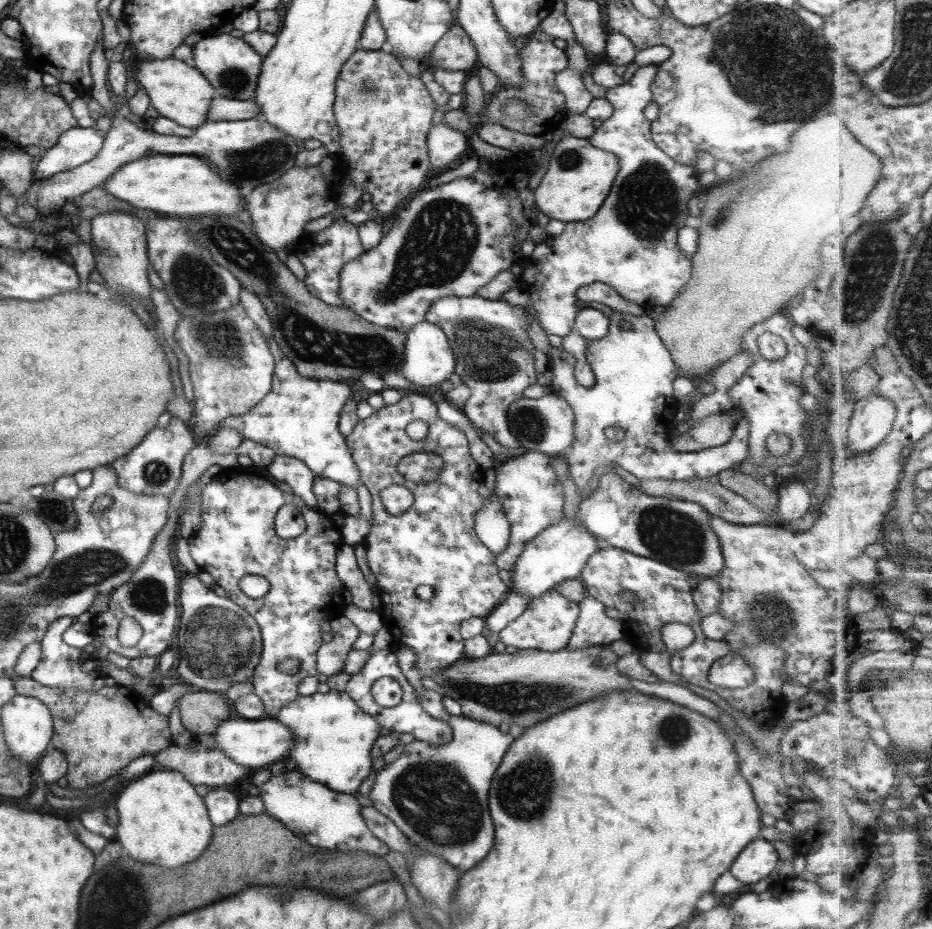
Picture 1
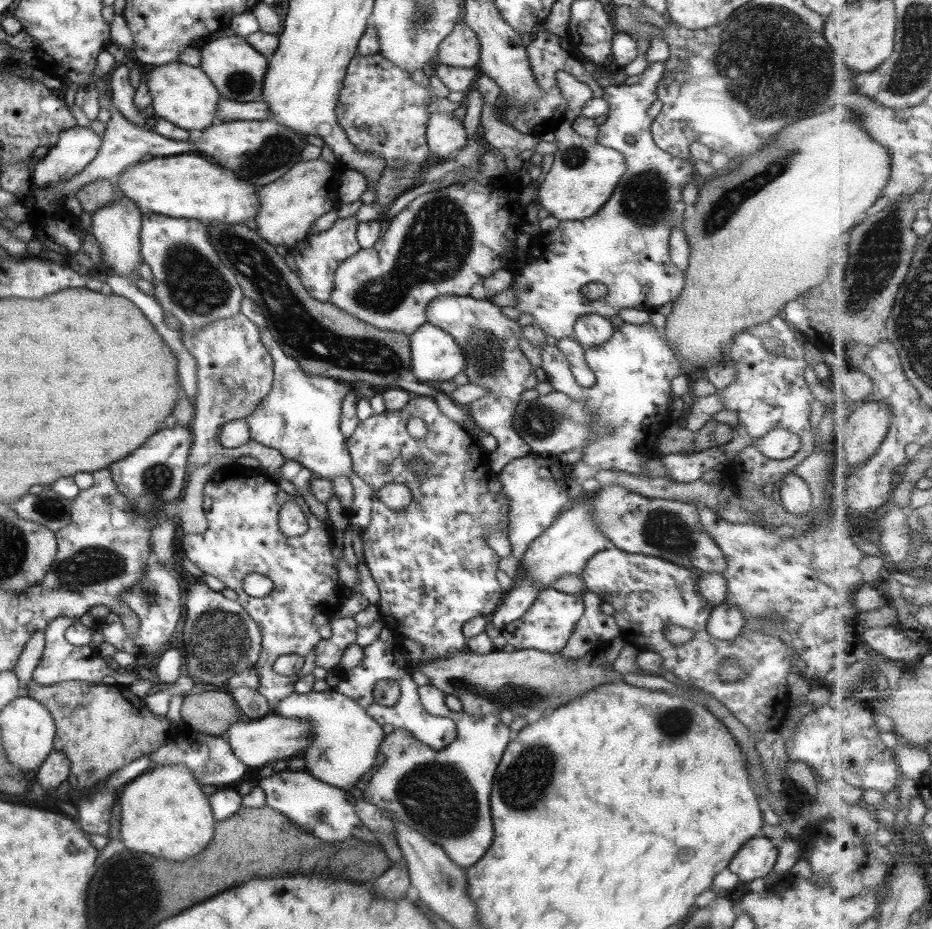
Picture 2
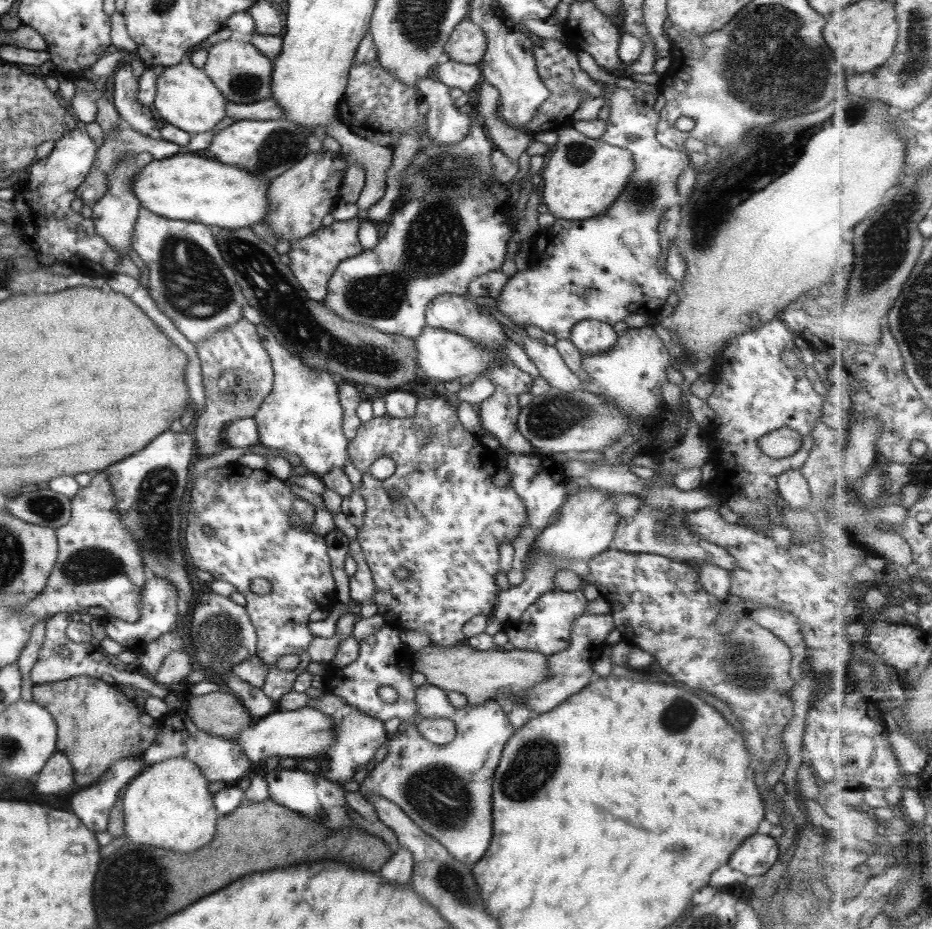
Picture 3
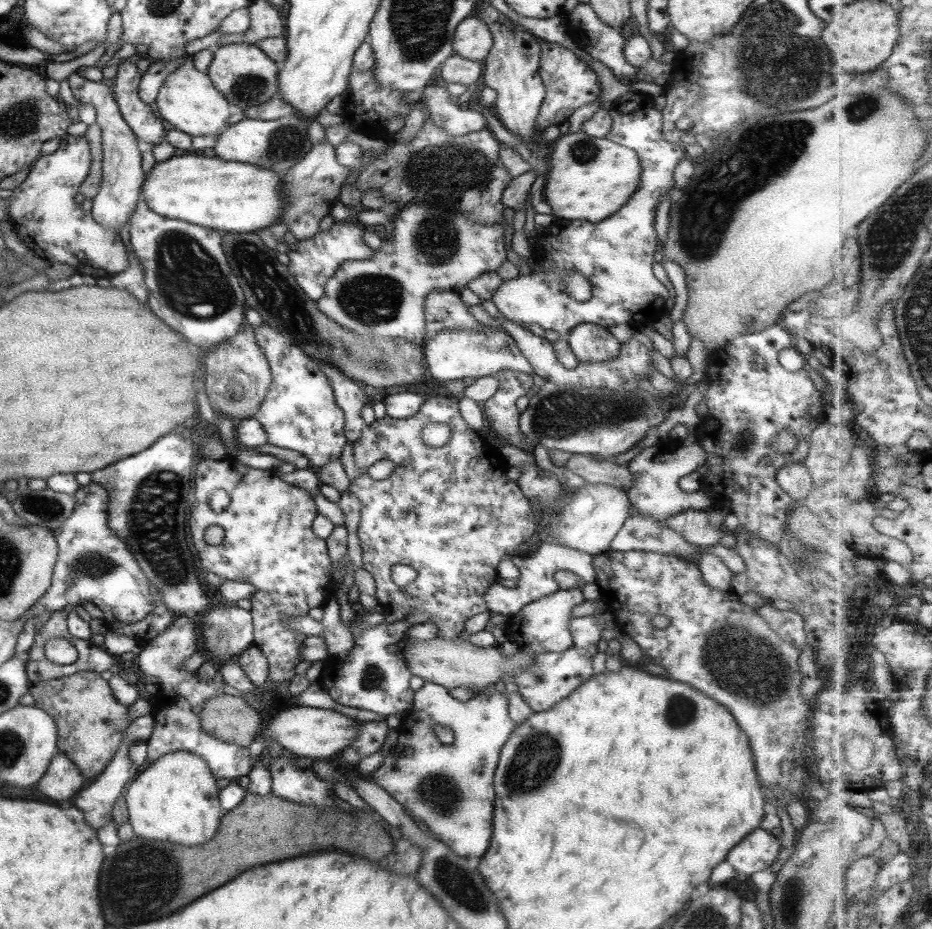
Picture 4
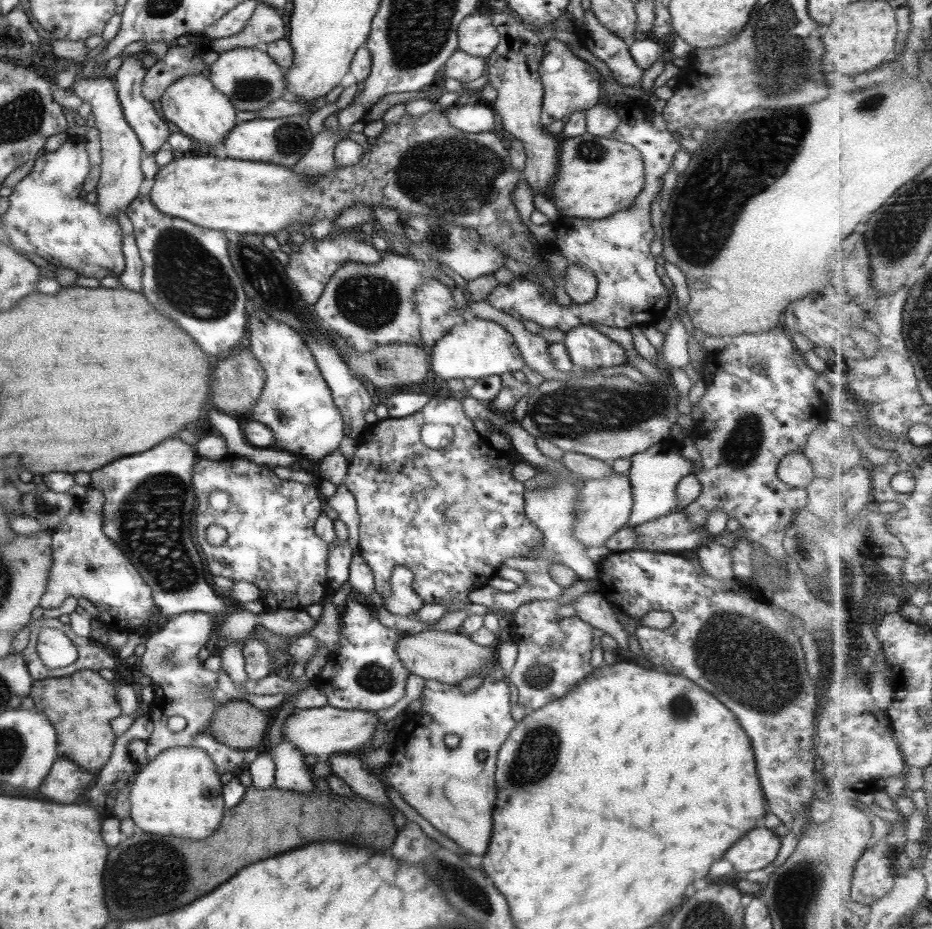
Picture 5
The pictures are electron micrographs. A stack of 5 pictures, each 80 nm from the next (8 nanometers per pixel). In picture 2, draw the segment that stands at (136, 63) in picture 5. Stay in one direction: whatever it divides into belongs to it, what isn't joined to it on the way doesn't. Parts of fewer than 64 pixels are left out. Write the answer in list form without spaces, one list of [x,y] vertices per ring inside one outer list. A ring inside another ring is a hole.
[[[116,64],[111,71],[111,100],[112,105],[129,121],[139,128],[145,128],[147,118],[143,112],[135,108],[132,96],[135,88],[132,88],[128,79],[129,68],[125,65]]]

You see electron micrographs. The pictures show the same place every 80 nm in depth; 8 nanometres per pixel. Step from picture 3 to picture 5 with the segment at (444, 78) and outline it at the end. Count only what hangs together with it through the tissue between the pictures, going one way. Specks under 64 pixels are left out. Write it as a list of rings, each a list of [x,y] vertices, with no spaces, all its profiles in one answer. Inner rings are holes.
[[[455,49],[442,65],[446,78],[453,78],[463,84],[485,74],[486,61],[480,56],[471,56]]]

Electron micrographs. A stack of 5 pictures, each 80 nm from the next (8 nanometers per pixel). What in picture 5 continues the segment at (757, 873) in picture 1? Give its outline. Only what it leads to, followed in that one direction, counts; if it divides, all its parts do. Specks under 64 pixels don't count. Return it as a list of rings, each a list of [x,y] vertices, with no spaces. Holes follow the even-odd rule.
[[[759,825],[746,832],[739,842],[734,842],[723,858],[732,864],[737,874],[761,870],[775,860],[779,844],[780,837],[773,830]]]

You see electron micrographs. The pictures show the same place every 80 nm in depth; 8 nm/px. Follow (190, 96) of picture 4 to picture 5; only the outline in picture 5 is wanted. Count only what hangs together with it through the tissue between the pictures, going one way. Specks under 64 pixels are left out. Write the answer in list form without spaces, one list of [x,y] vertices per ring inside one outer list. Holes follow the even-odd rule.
[[[200,72],[186,74],[166,86],[159,102],[161,114],[166,122],[171,122],[183,135],[205,144],[210,150],[216,144],[223,142],[227,132],[236,124],[235,112],[237,110],[229,99],[221,94]]]

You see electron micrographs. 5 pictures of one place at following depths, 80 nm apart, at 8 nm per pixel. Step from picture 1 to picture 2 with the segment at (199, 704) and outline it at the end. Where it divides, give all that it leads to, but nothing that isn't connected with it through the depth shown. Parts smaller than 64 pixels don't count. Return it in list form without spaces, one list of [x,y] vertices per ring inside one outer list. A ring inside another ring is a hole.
[[[207,689],[183,696],[180,718],[194,732],[220,736],[230,724],[243,720],[225,689]]]

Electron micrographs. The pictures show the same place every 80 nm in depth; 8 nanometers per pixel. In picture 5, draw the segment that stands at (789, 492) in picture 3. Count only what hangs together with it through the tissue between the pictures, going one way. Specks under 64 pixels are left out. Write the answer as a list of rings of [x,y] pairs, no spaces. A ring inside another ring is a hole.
[[[802,452],[786,454],[777,465],[777,478],[789,488],[805,488],[814,477],[812,468]]]

